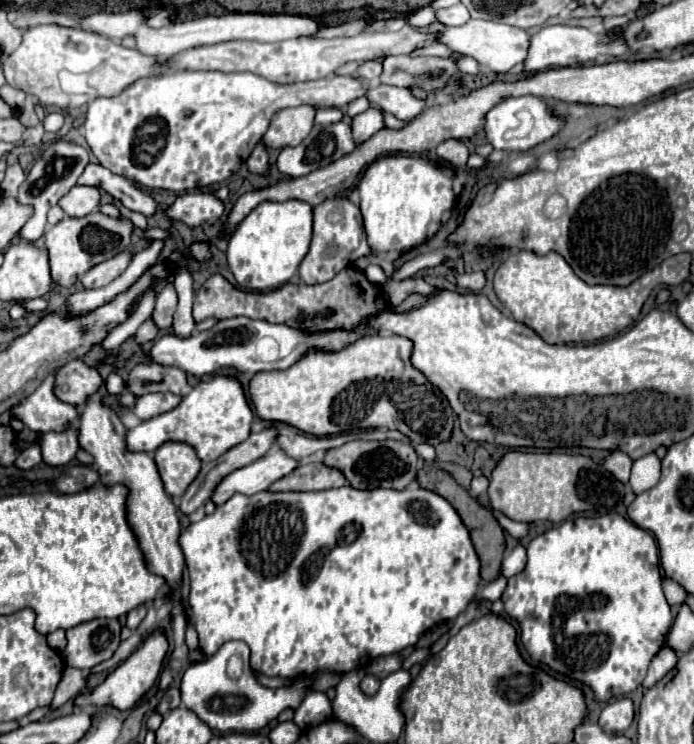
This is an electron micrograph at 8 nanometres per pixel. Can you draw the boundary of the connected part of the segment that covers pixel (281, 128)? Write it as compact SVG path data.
M289 107L273 115L269 129L261 137L261 145L271 149L283 149L299 145L313 127L315 109L313 107Z

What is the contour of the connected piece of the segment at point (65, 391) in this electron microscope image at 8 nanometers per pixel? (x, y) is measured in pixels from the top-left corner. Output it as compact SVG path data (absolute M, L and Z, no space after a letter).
M67 363L65 367L61 367L61 371L57 371L55 395L57 399L63 399L63 403L81 407L101 389L101 385L103 379L97 369L85 363Z

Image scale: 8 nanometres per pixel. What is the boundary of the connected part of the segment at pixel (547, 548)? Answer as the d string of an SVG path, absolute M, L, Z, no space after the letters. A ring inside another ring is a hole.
M617 513L595 519L567 519L559 527L535 537L527 547L525 569L507 579L501 601L507 617L517 623L529 657L545 663L569 681L587 685L599 703L625 697L641 685L651 659L661 651L673 623L661 587L659 555L651 533Z

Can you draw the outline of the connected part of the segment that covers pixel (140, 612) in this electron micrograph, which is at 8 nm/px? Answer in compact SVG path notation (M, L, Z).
M141 605L135 609L133 609L131 612L127 614L126 618L126 626L133 631L133 629L137 629L139 626L139 623L143 621L147 614L147 609L145 605Z

